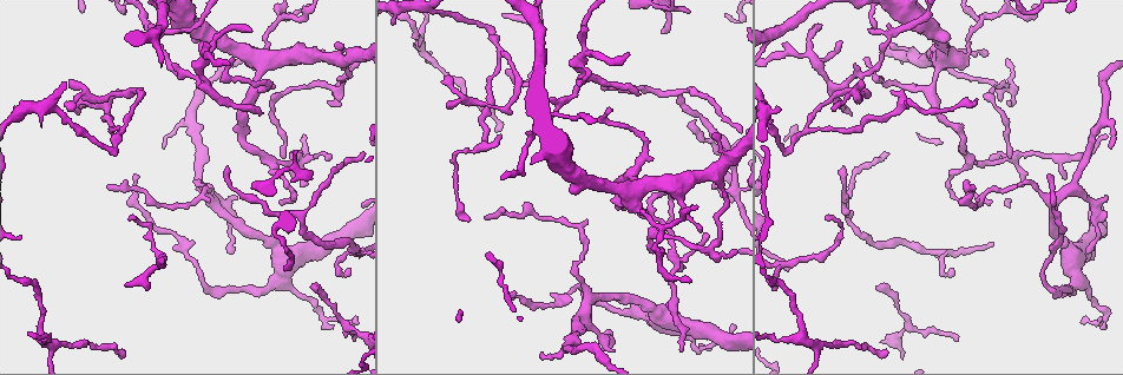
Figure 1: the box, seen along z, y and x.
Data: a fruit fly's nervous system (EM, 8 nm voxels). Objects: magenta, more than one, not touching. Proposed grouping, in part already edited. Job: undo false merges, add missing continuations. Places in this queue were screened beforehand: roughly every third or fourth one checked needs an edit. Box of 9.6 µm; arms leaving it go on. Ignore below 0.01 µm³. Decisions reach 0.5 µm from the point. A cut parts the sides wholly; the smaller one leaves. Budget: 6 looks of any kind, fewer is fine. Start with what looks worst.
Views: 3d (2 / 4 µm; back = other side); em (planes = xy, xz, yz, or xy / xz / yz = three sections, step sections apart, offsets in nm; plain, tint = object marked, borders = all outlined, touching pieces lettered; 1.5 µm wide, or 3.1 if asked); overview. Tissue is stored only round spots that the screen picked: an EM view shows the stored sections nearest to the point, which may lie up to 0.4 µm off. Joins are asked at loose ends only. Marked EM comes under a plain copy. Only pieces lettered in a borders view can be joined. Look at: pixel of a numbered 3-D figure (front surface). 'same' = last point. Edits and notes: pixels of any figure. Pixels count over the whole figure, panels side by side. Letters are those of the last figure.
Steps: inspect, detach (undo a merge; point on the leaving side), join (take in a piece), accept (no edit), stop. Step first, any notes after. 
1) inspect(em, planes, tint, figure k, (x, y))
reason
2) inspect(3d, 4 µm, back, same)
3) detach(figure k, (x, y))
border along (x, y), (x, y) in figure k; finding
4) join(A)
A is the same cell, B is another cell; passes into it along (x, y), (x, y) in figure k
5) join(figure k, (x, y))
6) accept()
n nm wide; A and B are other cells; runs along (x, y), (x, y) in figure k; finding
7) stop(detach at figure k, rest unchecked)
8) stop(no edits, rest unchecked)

inspect(3d, 2 µm, figure 1, (500, 135))
tapers out

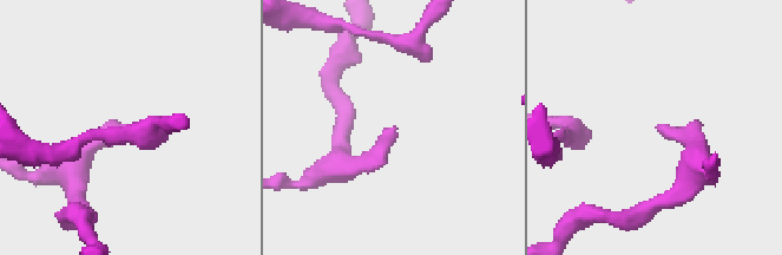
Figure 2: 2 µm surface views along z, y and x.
inspect(em, planes, borders, figure 2, (391, 133))
need the tissue

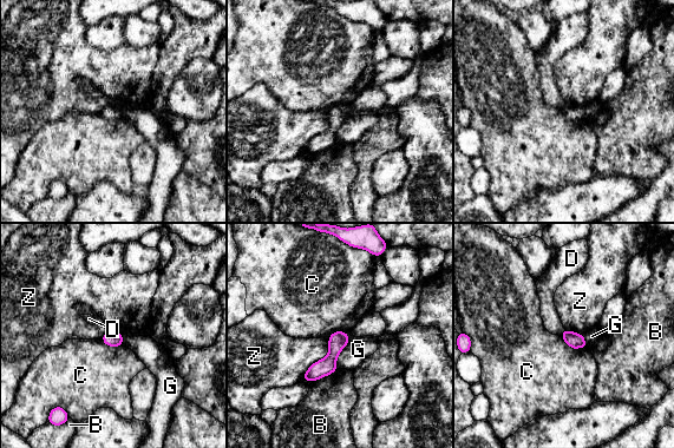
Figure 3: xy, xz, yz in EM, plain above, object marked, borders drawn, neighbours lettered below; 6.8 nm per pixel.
accept()
B, C, D, G and Z are other cells; border along (328, 343), (328, 353), (302, 380) in figure 3; no lettered piece goes on from it

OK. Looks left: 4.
inspect(3d, 2 µm, figure 1, (258, 115))
branch stops here

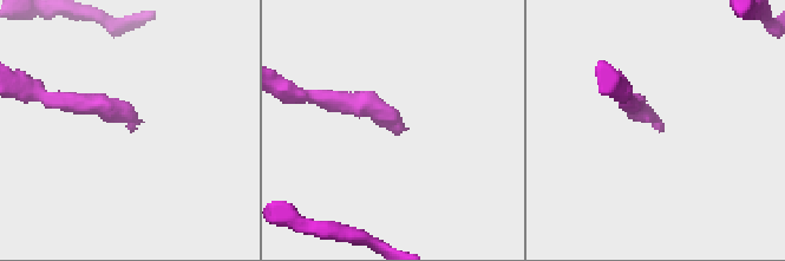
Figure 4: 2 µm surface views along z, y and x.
inspect(em, xz, step 4, borders, figure 4, (133, 130))
need the tissue

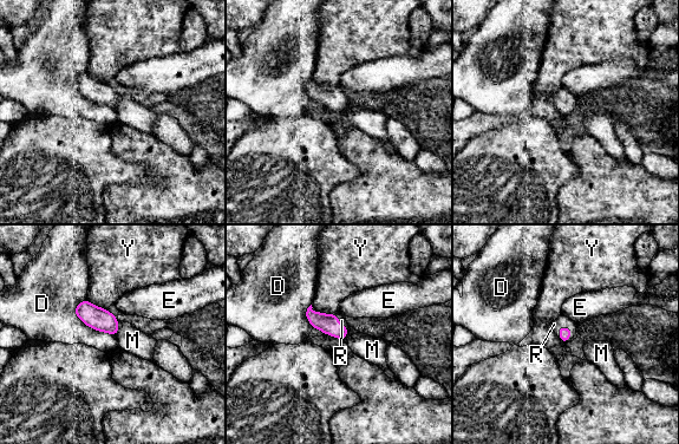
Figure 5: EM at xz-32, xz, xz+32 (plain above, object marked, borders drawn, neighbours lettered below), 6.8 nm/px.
join(R)
R is the same cell, D, E, M and Y are other cells; passes into it along (563, 333), (570, 332), (561, 321) in figure 5; the neuron continues

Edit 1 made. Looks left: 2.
inspect(overview)
see it whole again

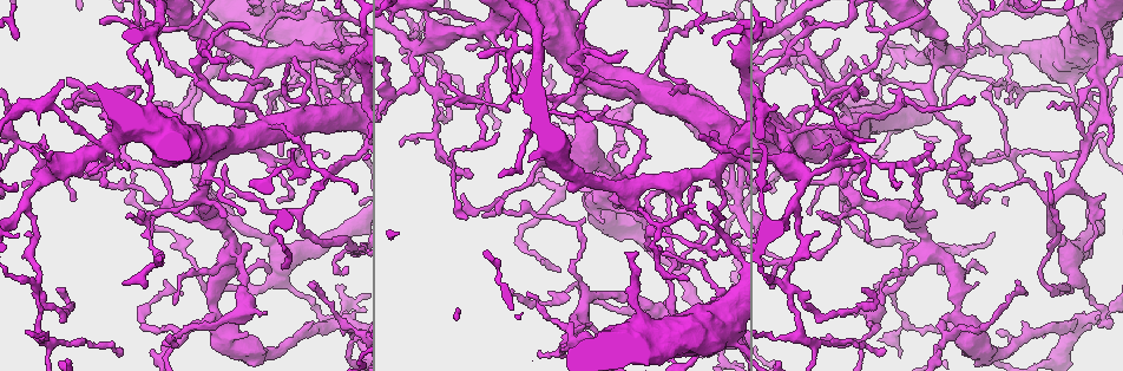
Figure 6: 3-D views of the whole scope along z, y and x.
inspect(em, planes, borders, figure 6, (602, 220))
stops while still wide

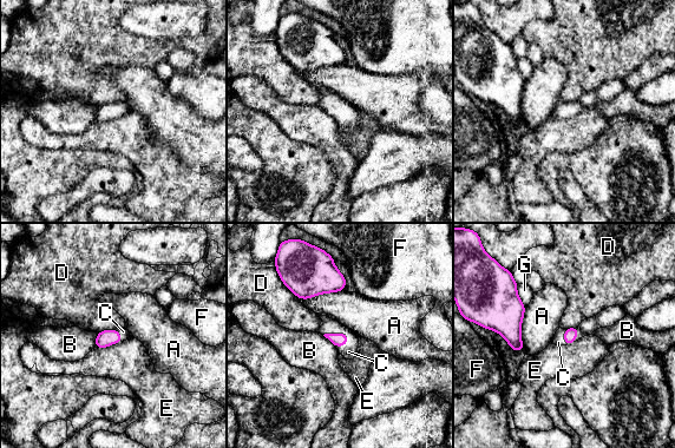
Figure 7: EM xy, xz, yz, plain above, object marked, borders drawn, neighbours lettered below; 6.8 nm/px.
join(C)
C is the same cell, A, B, D, E, F and G are other cells; passes into it along (339, 340), (339, 334), (328, 325) in figure 7; the neuron continues

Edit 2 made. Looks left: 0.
stop(join at figure 5, join at figure 7, rest unchecked)

